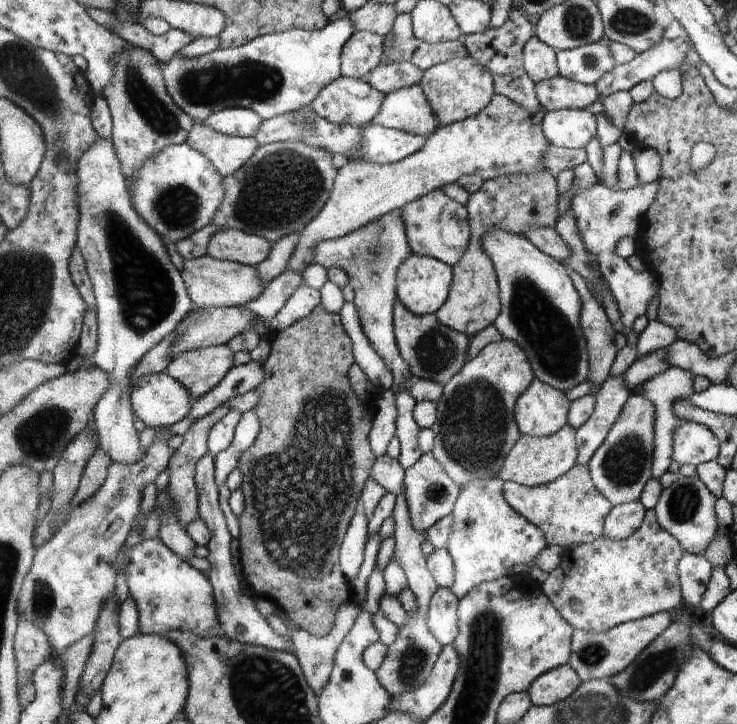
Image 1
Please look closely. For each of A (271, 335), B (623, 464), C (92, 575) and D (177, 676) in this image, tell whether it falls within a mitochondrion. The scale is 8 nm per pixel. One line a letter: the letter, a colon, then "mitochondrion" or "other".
A: other
B: mitochondrion
C: other
D: other

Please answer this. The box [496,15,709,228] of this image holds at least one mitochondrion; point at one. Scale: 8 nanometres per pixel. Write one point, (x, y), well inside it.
(592, 61)

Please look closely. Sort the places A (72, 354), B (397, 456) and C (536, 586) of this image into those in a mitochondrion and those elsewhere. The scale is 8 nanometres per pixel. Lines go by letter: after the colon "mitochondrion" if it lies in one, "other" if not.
A: other
B: other
C: other

